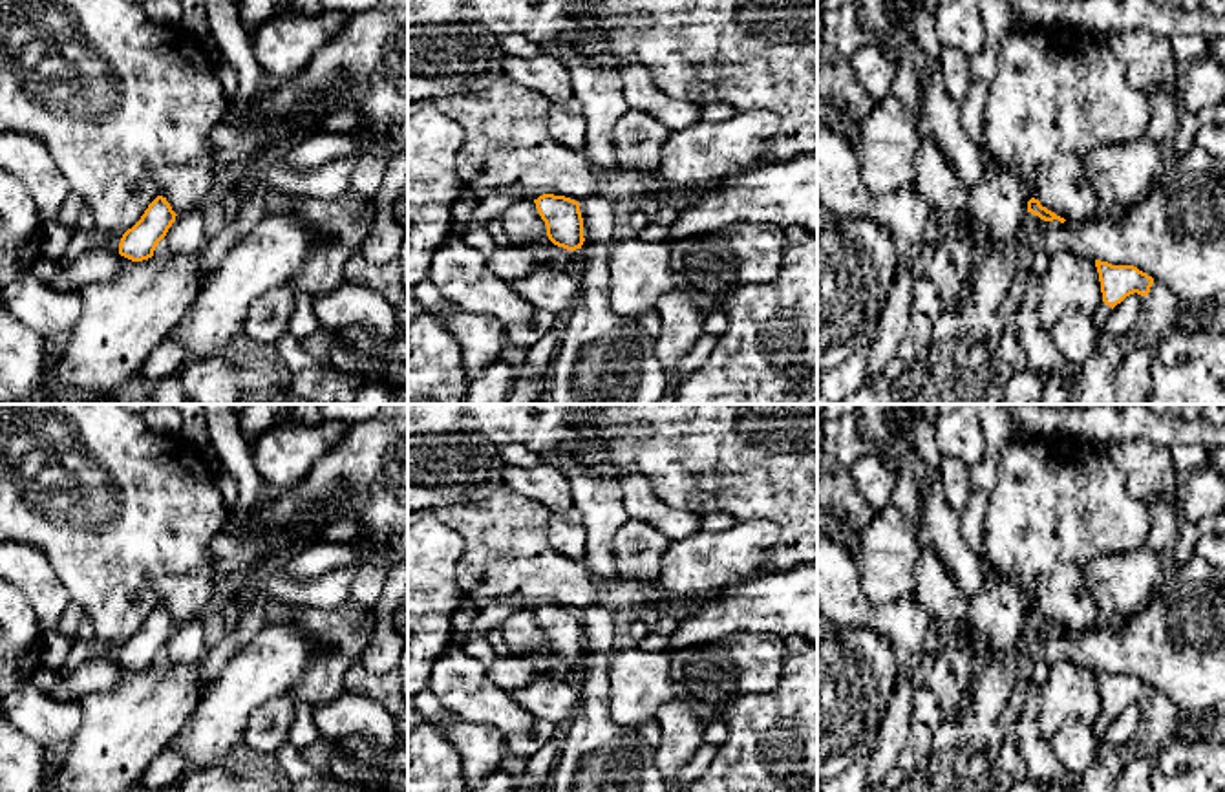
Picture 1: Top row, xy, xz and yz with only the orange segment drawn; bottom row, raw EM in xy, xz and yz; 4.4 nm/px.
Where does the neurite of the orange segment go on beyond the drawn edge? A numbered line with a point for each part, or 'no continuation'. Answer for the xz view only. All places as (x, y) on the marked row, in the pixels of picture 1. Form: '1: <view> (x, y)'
no continuation

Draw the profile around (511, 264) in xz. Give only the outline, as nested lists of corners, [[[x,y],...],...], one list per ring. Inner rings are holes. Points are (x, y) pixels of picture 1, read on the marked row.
[[[497,247],[486,258],[486,265],[495,276],[510,284],[530,274],[538,267],[538,262],[528,247]]]

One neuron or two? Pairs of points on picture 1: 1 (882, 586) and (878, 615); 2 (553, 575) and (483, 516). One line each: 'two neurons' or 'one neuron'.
1: two neurons
2: one neuron

